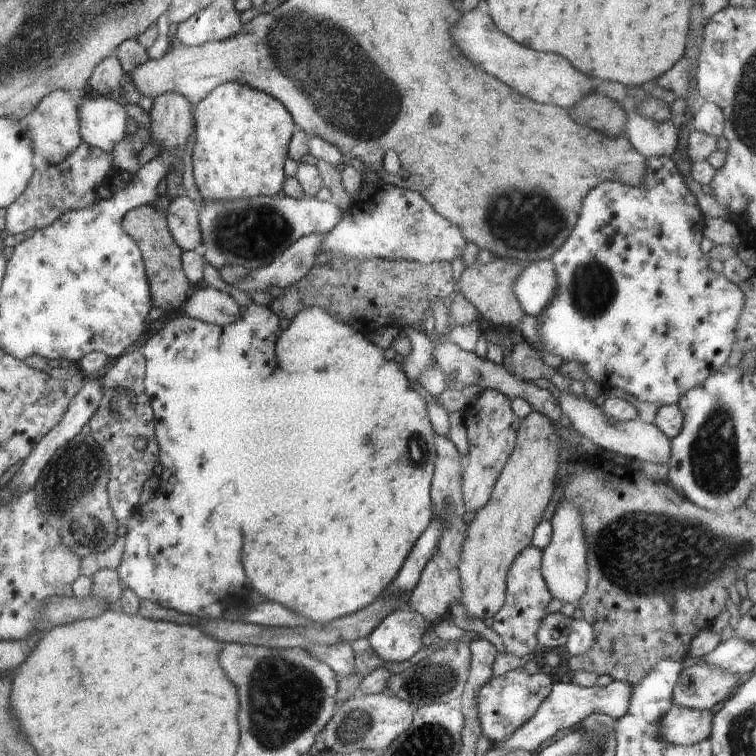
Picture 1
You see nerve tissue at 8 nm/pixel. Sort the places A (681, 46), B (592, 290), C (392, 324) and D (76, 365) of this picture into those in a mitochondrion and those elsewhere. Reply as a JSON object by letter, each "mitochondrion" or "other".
{"A":"other","B":"mitochondrion","C":"other","D":"other"}

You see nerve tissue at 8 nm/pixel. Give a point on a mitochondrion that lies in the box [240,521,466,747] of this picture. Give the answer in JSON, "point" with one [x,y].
{"point":[434,680]}

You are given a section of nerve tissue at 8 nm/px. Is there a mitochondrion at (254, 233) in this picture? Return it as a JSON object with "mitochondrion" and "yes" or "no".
{"mitochondrion":"yes"}

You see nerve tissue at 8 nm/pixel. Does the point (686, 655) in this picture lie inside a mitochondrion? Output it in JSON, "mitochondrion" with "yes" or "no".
{"mitochondrion":"no"}

